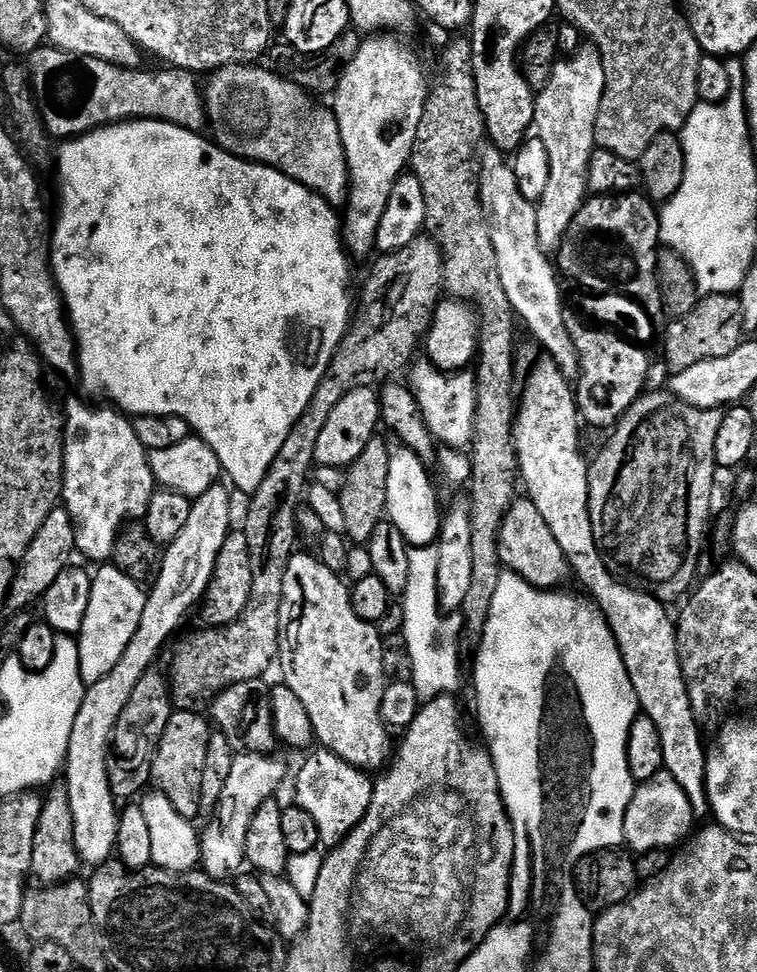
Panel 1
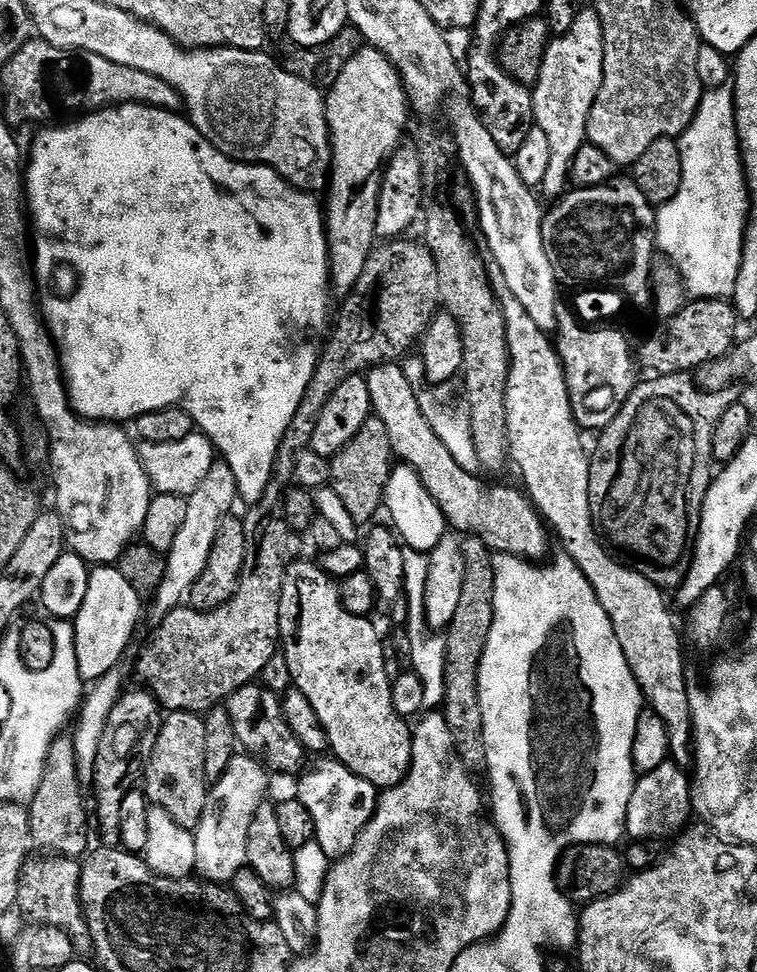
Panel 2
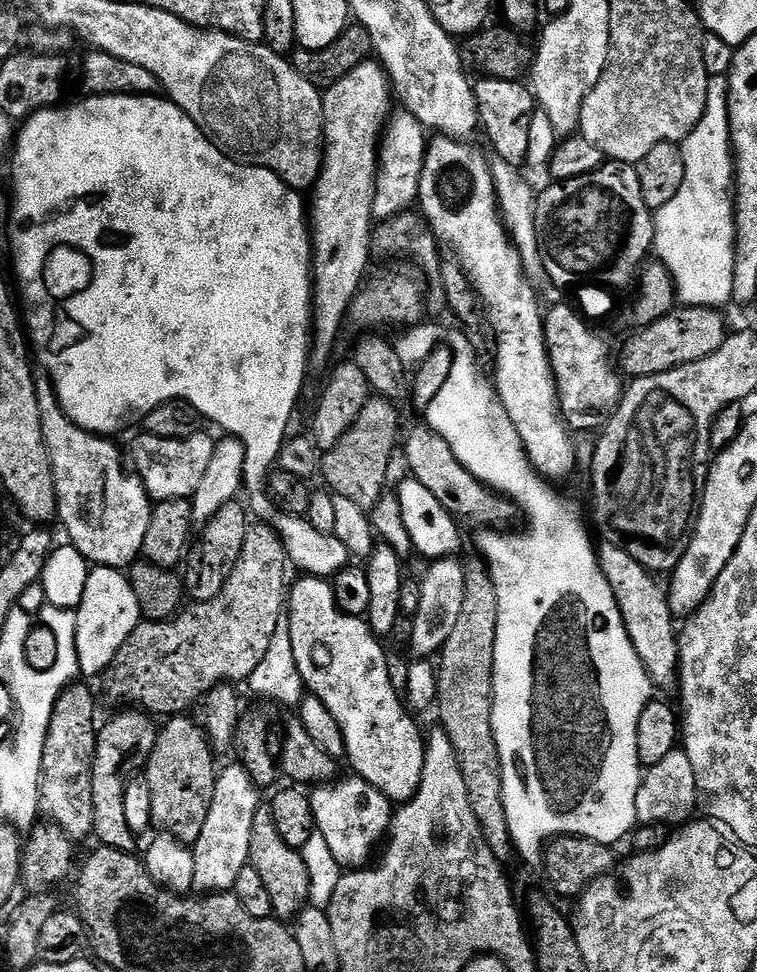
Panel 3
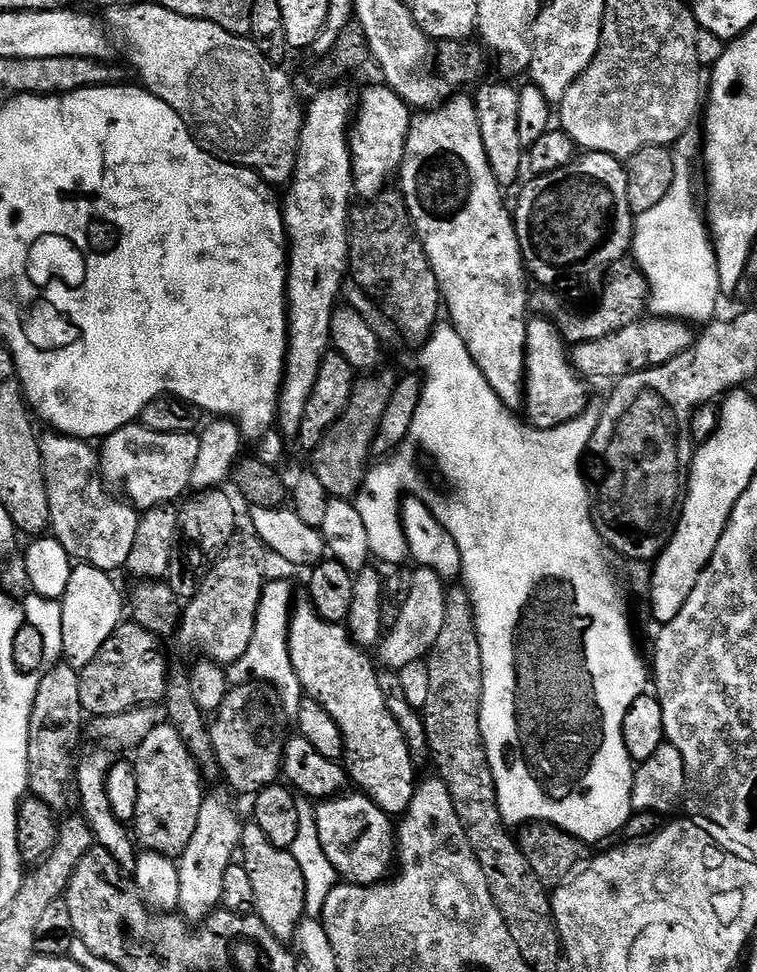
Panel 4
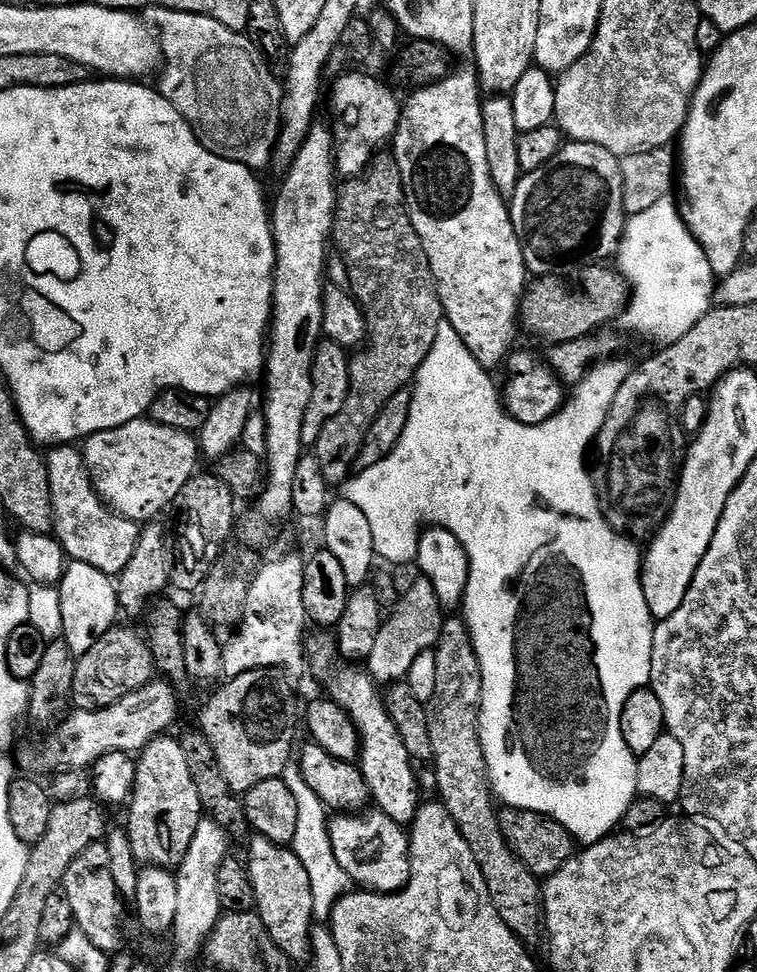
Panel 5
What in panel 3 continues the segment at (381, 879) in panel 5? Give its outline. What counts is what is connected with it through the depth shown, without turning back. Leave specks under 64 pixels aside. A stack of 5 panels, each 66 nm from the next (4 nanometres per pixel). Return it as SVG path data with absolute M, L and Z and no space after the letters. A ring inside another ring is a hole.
M340 778L335 782L321 784L313 787L312 794L310 793L311 819L315 831L324 839L329 852L327 855L344 870L355 870L369 863L368 855L371 854L372 847L385 839L394 815L393 801L370 786L370 782L359 778L351 779Z

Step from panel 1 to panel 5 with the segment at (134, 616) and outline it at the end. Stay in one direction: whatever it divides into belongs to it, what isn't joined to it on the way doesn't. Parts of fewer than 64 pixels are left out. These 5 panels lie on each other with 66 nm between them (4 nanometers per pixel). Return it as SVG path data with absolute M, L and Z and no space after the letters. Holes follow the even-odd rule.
M71 561L64 569L64 577L58 589L61 594L62 639L72 655L79 658L94 646L117 623L116 612L121 611L120 597L113 577L107 576L102 570L94 570L94 566L86 566L86 562Z

